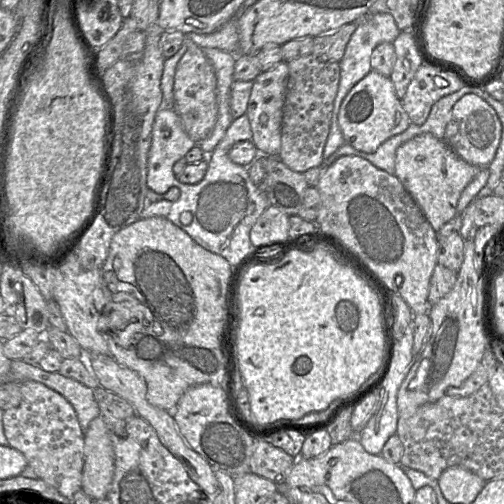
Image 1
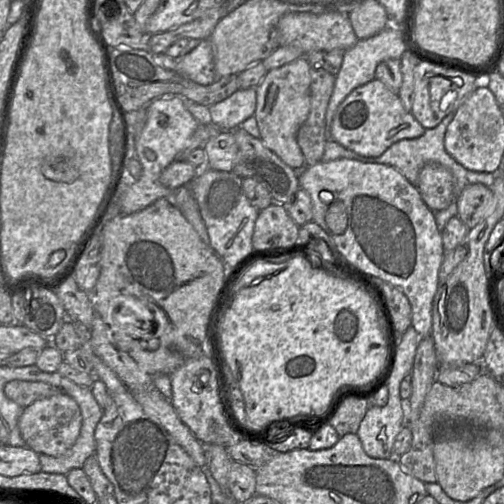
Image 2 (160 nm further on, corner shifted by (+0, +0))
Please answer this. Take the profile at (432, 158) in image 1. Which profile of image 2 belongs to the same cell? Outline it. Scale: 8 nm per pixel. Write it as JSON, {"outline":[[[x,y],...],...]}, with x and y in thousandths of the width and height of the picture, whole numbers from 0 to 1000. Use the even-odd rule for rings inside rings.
{"outline":[[[845,325],[831,341],[825,371],[859,421],[885,415],[899,399],[901,353],[871,325]]]}

